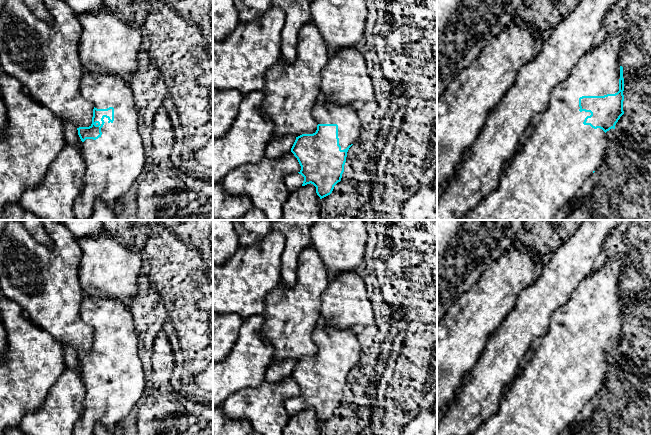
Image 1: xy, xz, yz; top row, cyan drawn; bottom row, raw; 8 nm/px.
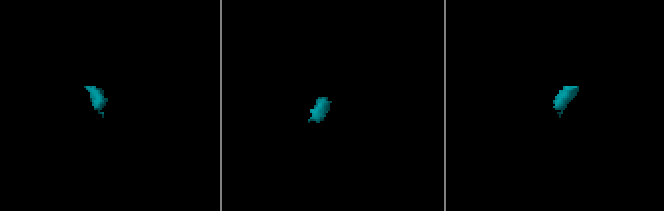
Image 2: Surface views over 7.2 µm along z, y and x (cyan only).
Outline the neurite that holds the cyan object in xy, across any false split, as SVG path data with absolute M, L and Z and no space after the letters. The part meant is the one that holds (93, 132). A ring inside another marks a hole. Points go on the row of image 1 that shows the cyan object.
M84 72L80 91L94 105L92 124L79 127L85 176L78 200L73 205L75 220L88 220L98 200L113 207L137 181L145 166L145 151L138 125L138 112L129 81L108 73Z

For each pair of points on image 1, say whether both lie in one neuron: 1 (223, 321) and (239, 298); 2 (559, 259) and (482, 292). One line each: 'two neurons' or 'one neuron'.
1: two neurons
2: two neurons

